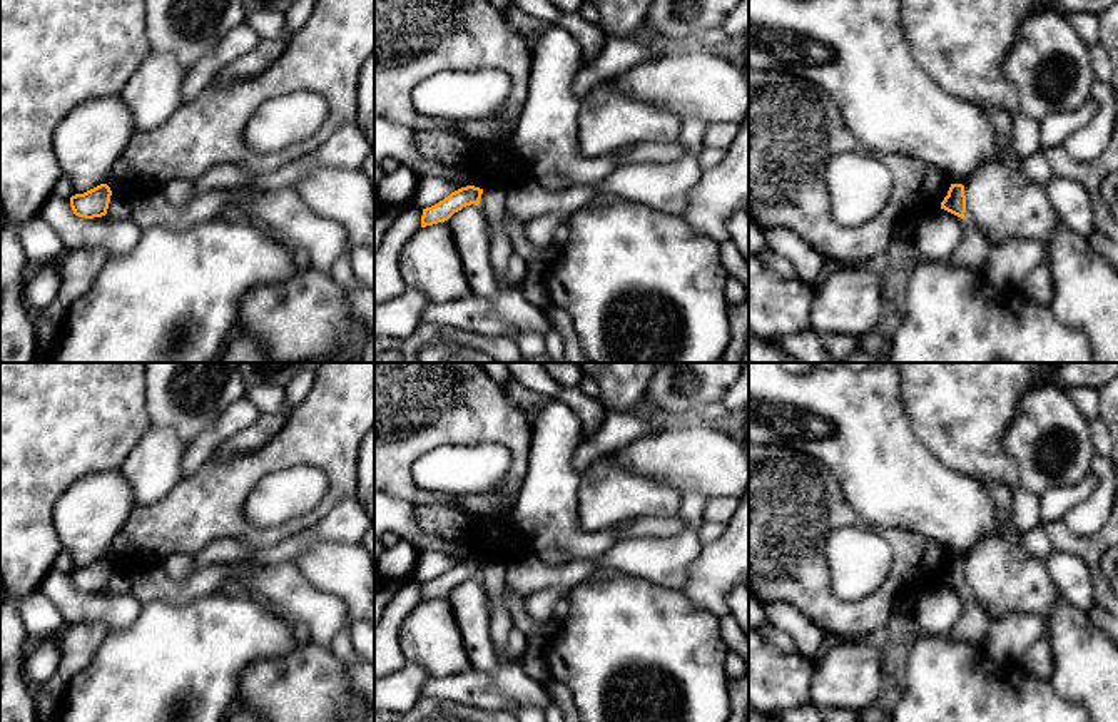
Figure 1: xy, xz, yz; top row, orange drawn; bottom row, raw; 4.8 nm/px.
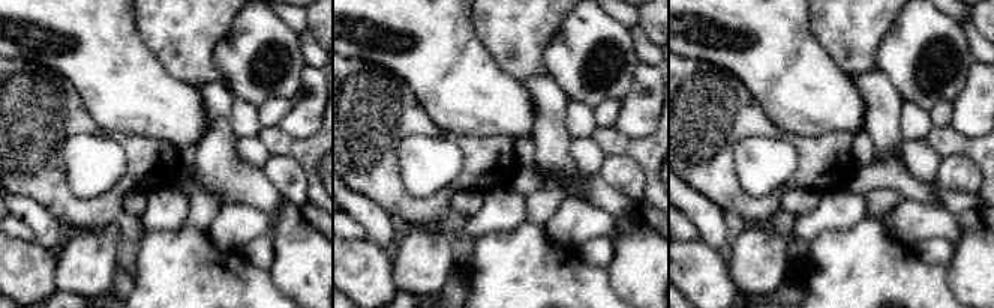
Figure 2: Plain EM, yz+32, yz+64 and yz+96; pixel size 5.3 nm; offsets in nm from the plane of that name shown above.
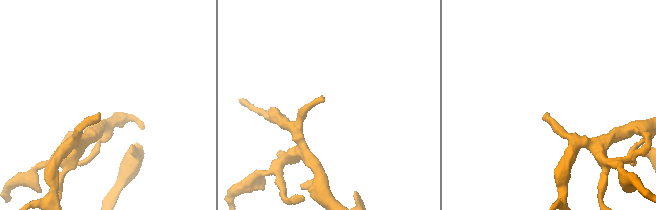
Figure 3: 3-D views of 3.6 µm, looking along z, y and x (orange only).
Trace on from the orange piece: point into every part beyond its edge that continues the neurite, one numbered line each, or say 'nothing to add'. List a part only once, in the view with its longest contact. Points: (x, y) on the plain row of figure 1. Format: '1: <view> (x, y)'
nothing to add

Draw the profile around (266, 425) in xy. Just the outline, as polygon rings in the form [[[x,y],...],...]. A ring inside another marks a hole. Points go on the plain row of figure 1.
[[[299,371],[284,388],[286,404],[282,413],[262,413],[252,426],[229,438],[212,456],[227,460],[232,455],[254,451],[264,446],[276,433],[279,433],[289,413],[307,396],[314,378],[314,371]]]

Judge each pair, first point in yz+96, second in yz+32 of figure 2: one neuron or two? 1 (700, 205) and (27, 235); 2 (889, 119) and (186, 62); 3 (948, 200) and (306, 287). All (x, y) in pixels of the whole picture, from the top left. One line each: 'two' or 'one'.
1: two
2: two
3: two

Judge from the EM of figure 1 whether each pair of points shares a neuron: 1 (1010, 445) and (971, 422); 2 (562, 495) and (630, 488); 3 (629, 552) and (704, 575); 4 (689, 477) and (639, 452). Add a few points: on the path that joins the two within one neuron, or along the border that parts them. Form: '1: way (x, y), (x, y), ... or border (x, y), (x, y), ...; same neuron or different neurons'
1: border (1020, 405), (1000, 442), (1015, 462), (1016, 477); different neurons
2: border (580, 473), (579, 527), (589, 532); different neurons
3: border (704, 545), (679, 589); different neurons
4: way (677, 465), (669, 457), (650, 455); same neuron

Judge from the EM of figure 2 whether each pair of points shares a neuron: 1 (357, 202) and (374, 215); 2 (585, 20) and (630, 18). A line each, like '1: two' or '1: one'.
1: one
2: two

